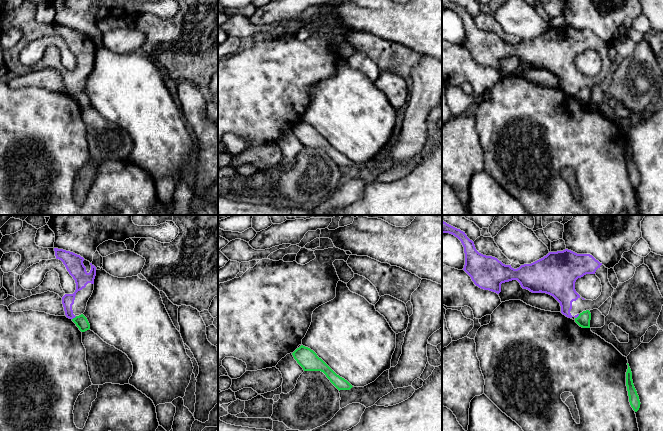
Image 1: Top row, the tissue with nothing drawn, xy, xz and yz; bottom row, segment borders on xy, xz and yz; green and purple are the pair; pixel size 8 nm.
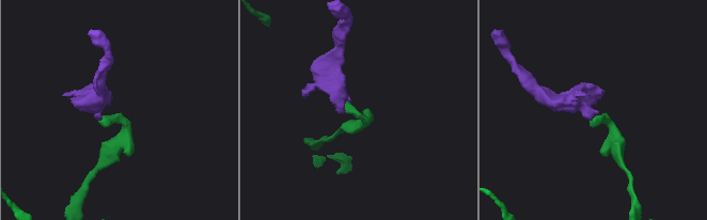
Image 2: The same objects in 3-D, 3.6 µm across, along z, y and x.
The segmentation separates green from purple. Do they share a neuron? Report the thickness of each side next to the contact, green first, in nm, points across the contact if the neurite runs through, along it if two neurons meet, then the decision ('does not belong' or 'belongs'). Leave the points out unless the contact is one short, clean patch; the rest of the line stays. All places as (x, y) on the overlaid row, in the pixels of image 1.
100/100 nm | along xy (76, 316), (72, 319) | does not belong

